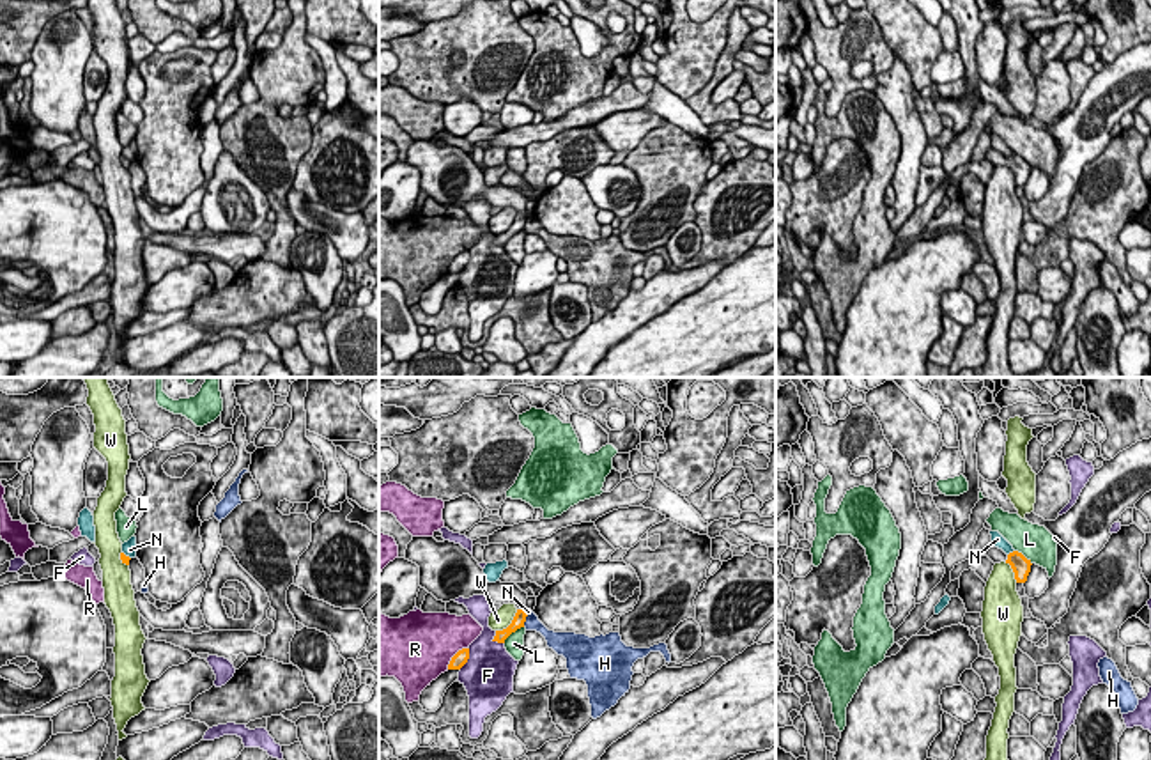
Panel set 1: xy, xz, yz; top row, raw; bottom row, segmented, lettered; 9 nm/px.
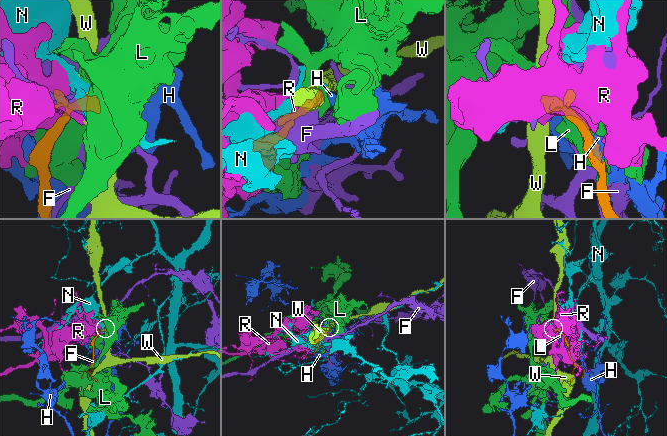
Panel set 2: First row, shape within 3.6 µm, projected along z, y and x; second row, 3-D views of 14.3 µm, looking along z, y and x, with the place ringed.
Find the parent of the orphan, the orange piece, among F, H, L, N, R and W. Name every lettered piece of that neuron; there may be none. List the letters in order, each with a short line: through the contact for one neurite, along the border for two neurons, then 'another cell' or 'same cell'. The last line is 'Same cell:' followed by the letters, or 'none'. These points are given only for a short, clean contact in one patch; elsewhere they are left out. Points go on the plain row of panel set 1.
F: another cell
H: another cell
L: another cell
N: line yz (1013, 153), (1008, 158); another cell
R: another cell
W: another cell
Same cell: none

